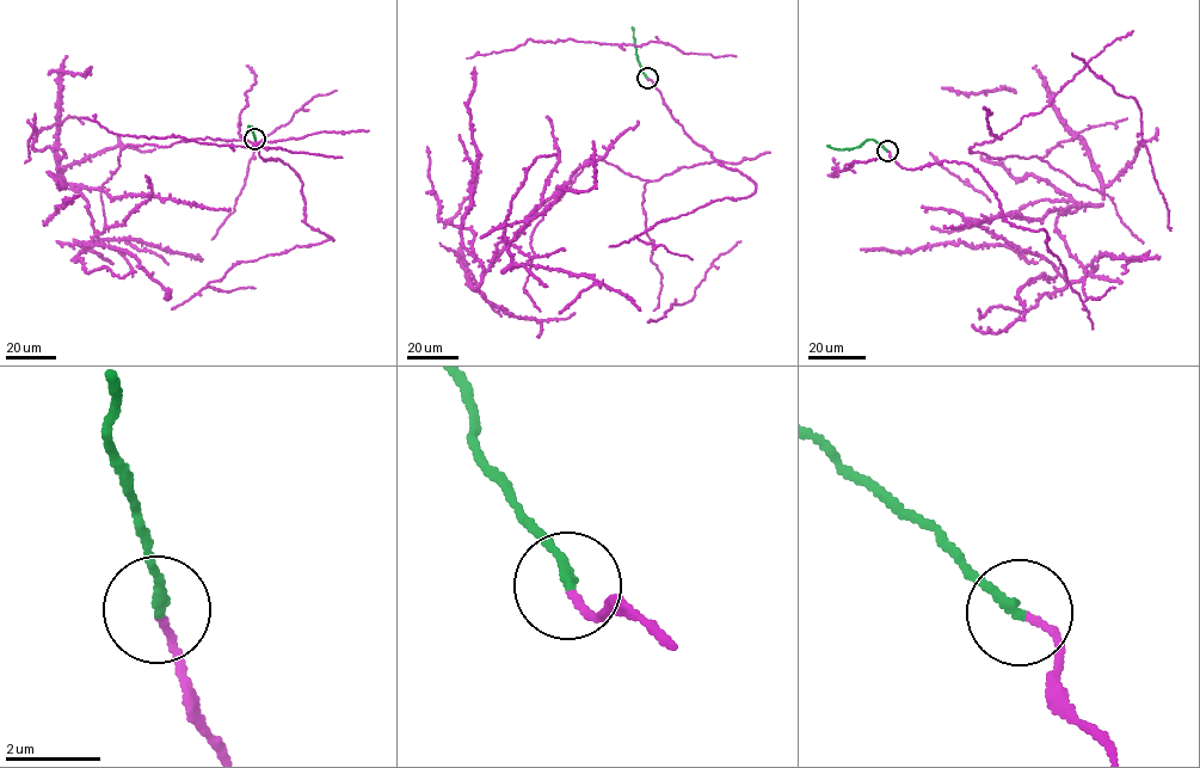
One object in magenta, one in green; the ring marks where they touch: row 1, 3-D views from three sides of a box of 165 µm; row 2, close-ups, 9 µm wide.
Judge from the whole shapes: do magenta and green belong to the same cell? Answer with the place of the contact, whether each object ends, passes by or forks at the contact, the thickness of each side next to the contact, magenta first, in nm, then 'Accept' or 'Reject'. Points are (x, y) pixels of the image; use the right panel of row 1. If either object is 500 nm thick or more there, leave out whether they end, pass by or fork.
Place: (887, 151). At the ring magenta ends. At the ring green ends. Thickness 150 nm (magenta) against 220 nm. Accept

